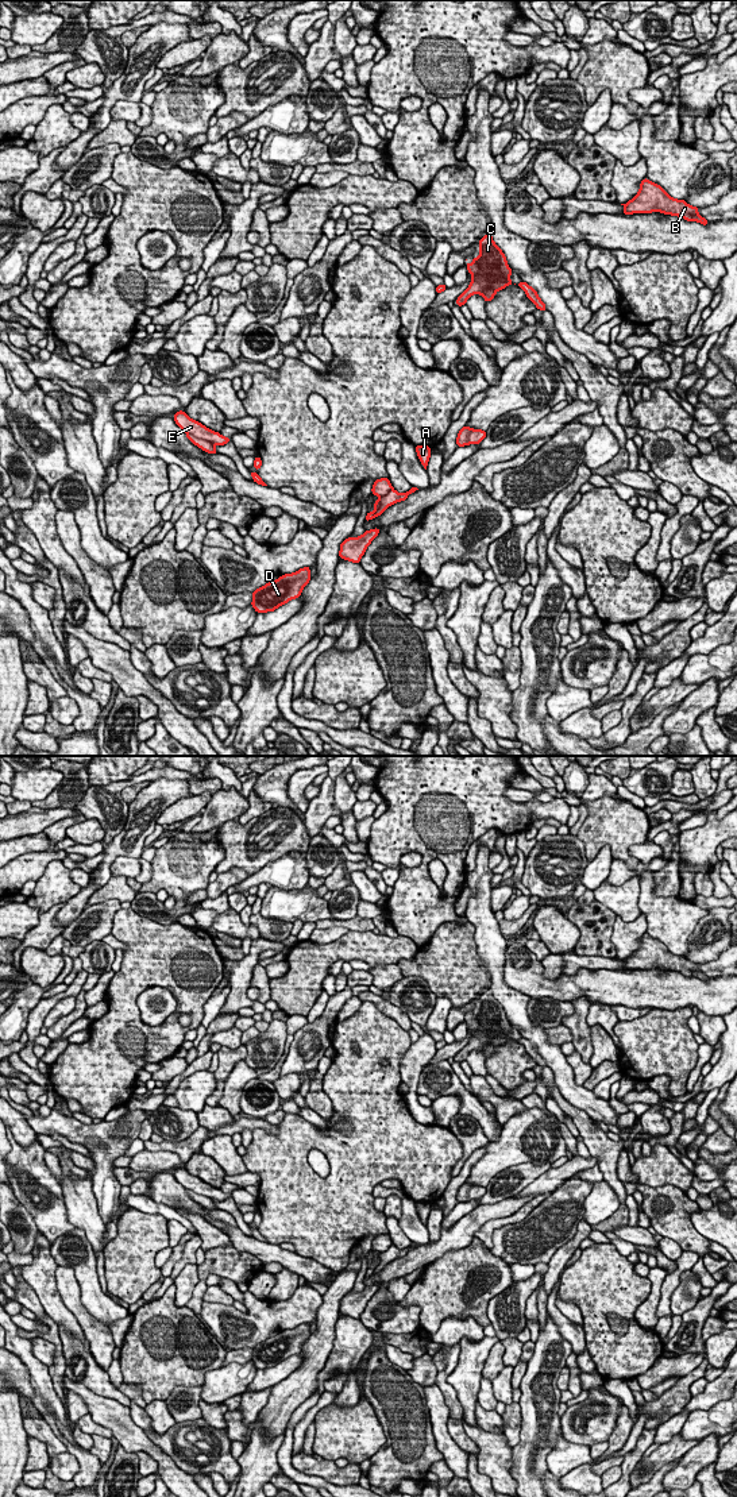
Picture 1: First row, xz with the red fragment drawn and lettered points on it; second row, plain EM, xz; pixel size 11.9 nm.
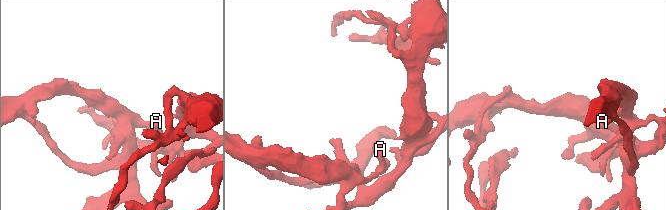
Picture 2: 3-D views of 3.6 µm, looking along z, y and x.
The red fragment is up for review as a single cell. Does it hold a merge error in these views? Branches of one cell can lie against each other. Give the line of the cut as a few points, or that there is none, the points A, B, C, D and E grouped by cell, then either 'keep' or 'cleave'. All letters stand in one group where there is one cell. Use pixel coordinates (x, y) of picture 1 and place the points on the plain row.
cut in xz along (186, 1188), (212, 1200); A E / B C D; cleave

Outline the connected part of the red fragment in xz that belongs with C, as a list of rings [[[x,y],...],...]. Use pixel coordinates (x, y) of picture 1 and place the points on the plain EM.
[[[486,989],[479,996],[479,1012],[472,1012],[471,1015],[474,1018],[466,1019],[466,1023],[472,1035],[468,1043],[458,1053],[458,1062],[464,1061],[472,1050],[481,1050],[489,1058],[498,1046],[513,1041],[510,1037],[512,1025],[506,1018],[506,1012],[501,1003],[494,999],[490,989]]]

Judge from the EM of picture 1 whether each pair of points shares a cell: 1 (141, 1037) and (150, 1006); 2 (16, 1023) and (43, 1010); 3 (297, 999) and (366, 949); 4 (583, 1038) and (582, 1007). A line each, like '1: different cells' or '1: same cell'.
1: different cells
2: different cells
3: same cell
4: same cell

